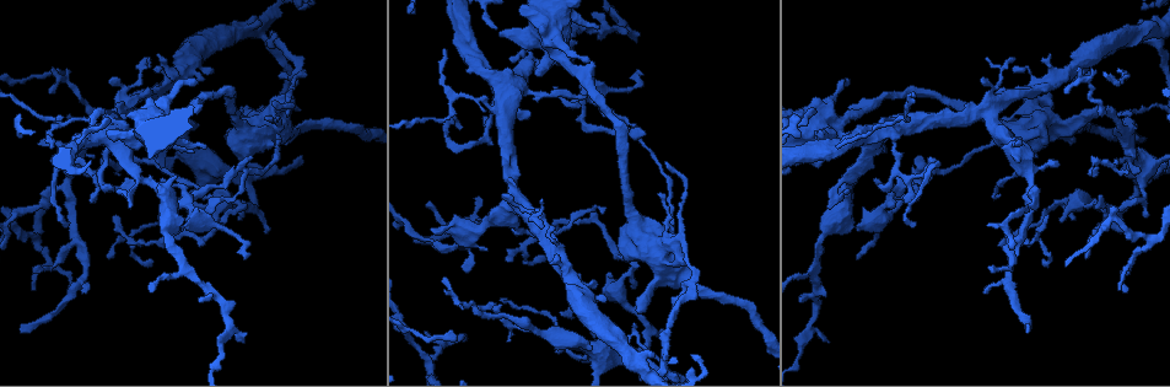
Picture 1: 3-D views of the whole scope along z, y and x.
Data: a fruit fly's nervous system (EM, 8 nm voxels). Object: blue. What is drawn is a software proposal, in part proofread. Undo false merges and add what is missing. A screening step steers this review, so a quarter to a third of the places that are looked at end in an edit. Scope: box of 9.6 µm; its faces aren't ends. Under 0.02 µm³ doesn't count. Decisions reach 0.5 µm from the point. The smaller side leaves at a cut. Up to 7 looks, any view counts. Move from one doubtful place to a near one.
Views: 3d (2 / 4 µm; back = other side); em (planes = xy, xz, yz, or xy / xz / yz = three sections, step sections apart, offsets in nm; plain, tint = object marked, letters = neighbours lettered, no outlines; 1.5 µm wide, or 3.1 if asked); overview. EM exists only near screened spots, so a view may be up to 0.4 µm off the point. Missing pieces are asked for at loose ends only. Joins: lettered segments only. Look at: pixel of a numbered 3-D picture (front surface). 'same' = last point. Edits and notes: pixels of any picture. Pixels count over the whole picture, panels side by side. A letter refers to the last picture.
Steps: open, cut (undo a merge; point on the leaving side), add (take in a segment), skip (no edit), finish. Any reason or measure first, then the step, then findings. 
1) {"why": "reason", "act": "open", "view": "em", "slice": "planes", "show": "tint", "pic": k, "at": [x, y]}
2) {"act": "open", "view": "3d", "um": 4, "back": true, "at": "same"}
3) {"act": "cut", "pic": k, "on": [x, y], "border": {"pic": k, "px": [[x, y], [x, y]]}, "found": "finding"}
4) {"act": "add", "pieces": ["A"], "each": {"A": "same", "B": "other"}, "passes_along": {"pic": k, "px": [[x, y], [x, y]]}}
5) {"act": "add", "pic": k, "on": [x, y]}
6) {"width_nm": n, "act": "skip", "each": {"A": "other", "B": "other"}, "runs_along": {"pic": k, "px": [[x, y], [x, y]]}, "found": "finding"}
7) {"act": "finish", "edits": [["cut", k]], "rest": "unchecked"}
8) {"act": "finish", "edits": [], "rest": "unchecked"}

{"why": "thin end", "act": "open", "view": "3d", "um": 4, "pic": 1, "at": [21, 332]}

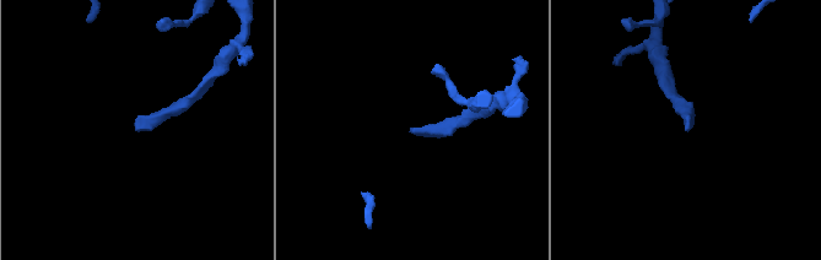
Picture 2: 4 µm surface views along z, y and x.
{"why": "need the tissue", "act": "open", "view": "em", "slice": "xy", "step": 8, "show": "letters", "pic": 2, "at": [687, 129]}

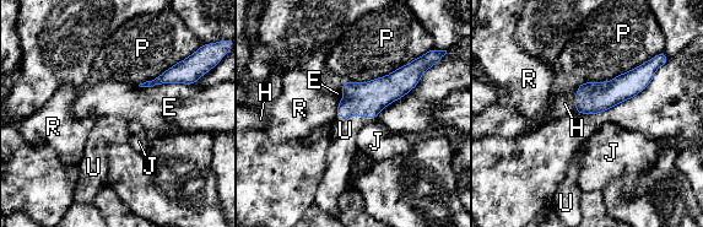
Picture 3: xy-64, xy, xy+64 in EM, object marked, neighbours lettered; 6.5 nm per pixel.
{"why": "another direction", "act": "open", "view": "em", "slice": "planes", "show": "letters", "at": "same"}

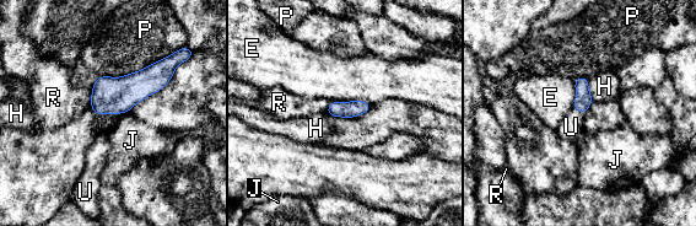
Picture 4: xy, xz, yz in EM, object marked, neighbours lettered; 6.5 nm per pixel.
{"width_nm": 110, "act": "add", "pieces": ["U"], "each": {"E": "other", "H": "other", "J": "other", "P": "other", "R": "other", "U": "same"}, "passes_along": {"pic": 4, "px": [[109, 95], [108, 113], [98, 149]]}, "found": "the neuron continues"}

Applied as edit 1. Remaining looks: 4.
{"why": "arms part here", "act": "open", "view": "em", "slice": "planes", "show": "letters", "pic": 1, "at": [429, 363]}

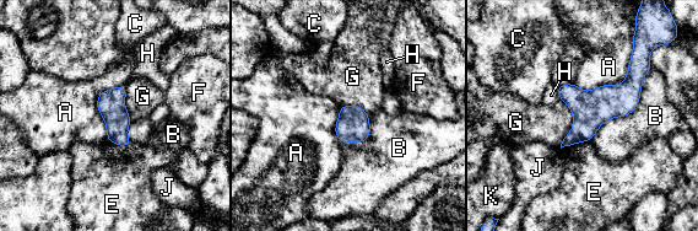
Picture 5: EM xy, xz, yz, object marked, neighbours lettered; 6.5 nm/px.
{"act": "skip", "each": {"A": "other", "B": "other", "C": "other", "E": "other", "F": "other", "G": "other", "H": "other", "J": "other", "K": "other"}, "border": {"pic": 5, "px": [[633, 47], [622, 81], [572, 82]]}, "found": "continuous, no second neuron"}

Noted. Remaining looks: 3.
{"why": "tapers out", "act": "open", "view": "em", "slice": "yz", "step": 4, "show": "letters", "pic": 1, "at": [663, 328]}

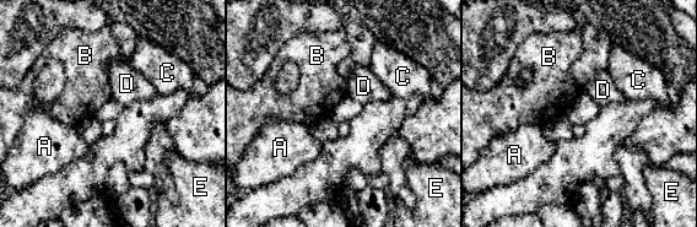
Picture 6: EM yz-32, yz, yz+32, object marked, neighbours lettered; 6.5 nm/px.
{"why": "another direction", "act": "open", "view": "em", "slice": "xy", "step": 4, "show": "letters", "at": "same"}

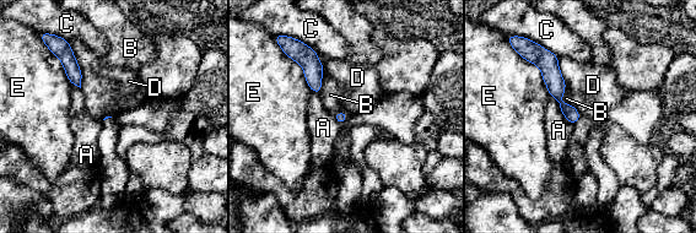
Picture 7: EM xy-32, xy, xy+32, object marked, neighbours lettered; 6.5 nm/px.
{"longest_contact_nm": ["E", 320], "act": "skip", "each": {"A": "other", "B": "other", "C": "other", "D": "other", "E": "other"}, "runs_along": {"pic": 7, "px": [[545, 54], [557, 98], [573, 119]]}, "found": "none of them fits"}

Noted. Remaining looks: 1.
{"act": "finish", "edits": [["add", 4]], "rest": "unchecked"}

